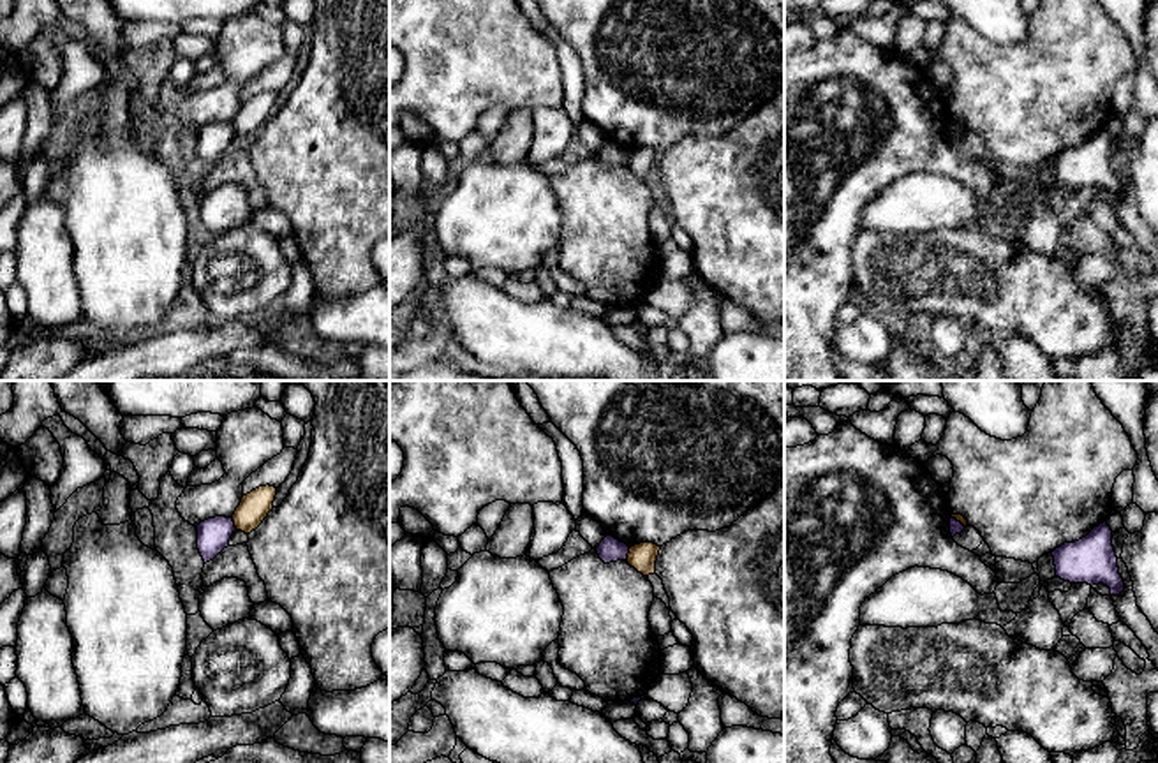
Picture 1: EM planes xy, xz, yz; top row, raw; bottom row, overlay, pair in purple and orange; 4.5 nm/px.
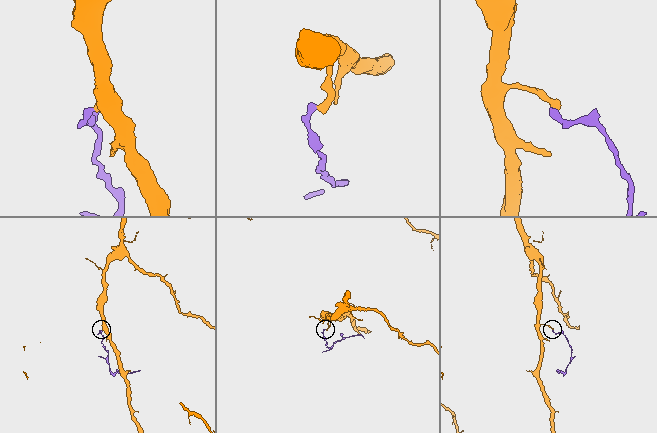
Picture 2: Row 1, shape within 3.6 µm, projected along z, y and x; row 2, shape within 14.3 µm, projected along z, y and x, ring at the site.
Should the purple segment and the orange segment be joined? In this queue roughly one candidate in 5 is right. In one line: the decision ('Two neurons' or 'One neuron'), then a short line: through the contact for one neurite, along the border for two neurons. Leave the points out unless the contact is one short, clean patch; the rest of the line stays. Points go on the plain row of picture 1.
Two neurons. Line: xy (231, 122), (237, 134)

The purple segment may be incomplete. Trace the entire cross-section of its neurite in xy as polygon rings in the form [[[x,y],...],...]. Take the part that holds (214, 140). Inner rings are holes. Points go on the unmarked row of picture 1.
[[[215,122],[201,127],[197,132],[197,155],[206,167],[213,166],[224,153],[229,152],[229,144],[236,132],[233,123]]]

